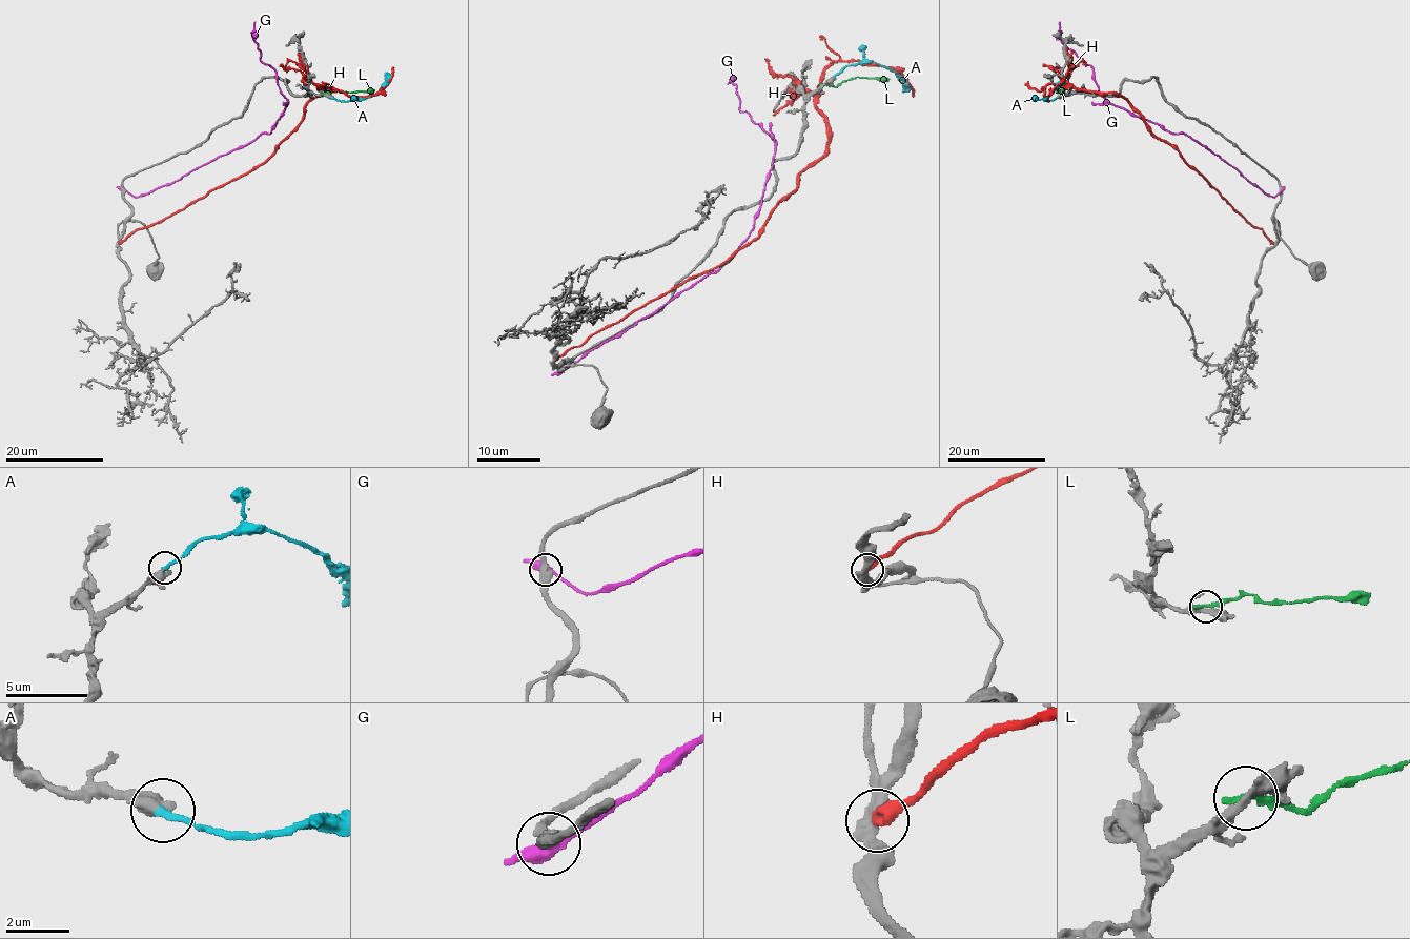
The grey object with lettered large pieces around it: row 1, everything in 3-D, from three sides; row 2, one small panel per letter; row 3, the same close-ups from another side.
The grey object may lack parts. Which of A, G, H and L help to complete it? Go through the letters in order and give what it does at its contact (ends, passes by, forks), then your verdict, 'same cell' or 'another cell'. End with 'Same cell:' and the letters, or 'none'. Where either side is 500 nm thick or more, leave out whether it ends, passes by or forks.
A: it ends there; same cell
G: it passes by; another cell
H: it ends there; another cell
L: it ends there; another cell
Same cell: A

